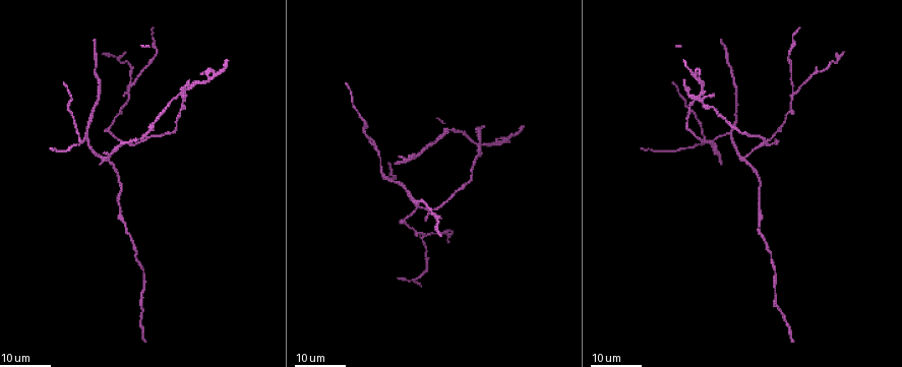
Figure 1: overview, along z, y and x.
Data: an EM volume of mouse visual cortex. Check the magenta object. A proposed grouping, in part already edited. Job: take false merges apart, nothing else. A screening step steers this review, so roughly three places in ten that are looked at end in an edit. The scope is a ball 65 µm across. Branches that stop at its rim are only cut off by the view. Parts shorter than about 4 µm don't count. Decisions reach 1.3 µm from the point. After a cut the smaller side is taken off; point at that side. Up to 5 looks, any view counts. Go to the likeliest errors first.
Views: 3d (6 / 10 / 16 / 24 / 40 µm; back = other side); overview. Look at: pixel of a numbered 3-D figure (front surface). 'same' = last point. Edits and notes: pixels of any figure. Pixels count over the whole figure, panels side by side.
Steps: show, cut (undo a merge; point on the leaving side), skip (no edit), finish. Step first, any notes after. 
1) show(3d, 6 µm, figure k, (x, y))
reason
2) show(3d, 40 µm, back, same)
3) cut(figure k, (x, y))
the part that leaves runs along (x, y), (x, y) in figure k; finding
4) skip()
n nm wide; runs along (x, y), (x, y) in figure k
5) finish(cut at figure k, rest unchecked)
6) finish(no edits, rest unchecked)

show(3d, 16 µm, figure 1, (128, 93))
looks like a crossing

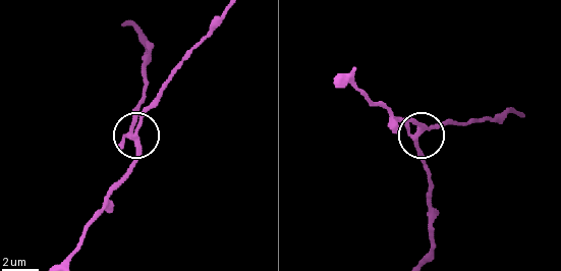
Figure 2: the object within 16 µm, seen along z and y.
show(3d, 10 µm, figure 2, (417, 133))

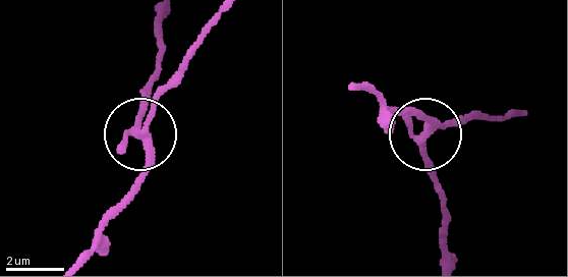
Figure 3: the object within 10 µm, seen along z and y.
skip()
runs along (357, 85), (386, 109), (420, 114), (426, 128), (478, 116) in figure 3; continuous, no second neuron

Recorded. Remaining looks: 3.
show(3d, 24 µm, figure 1, (179, 94))
three-way junction

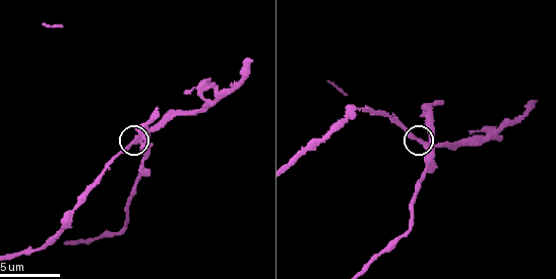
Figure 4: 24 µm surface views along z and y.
show(3d, 10 µm, figure 4, (423, 141))
zoom in

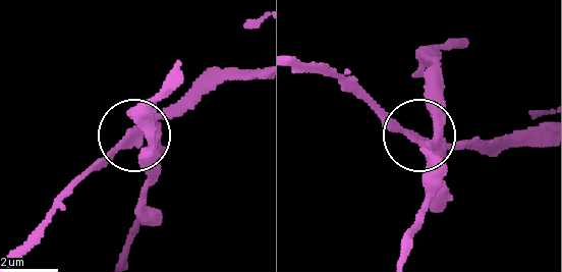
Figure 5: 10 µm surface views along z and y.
cut(figure 5, (185, 111))
240 nm wide; two neurons meet here

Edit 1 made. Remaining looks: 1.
finish(cut at figure 5, rest unchecked)

